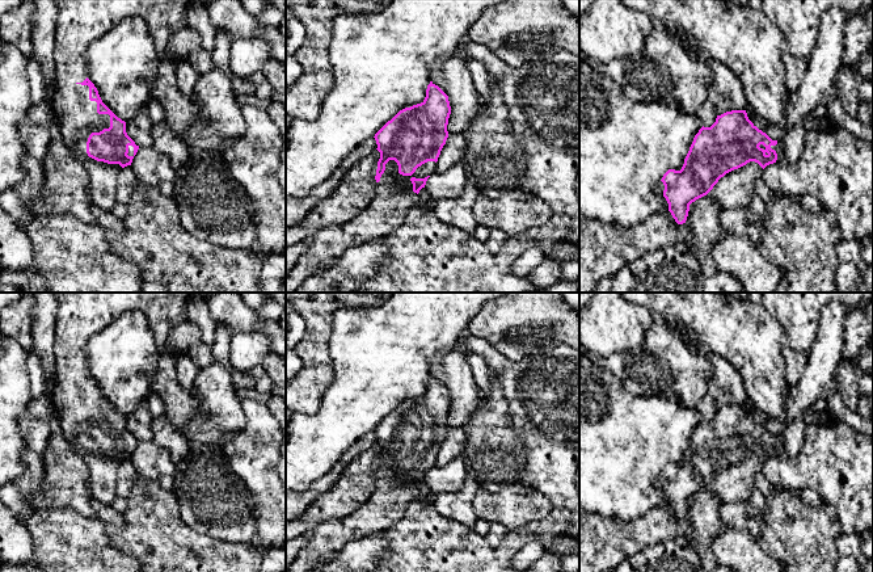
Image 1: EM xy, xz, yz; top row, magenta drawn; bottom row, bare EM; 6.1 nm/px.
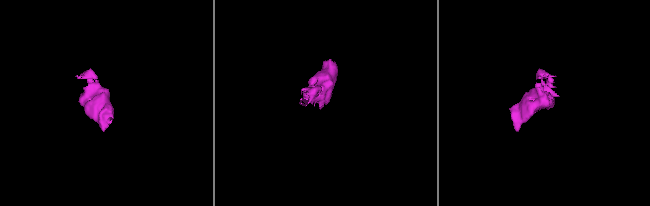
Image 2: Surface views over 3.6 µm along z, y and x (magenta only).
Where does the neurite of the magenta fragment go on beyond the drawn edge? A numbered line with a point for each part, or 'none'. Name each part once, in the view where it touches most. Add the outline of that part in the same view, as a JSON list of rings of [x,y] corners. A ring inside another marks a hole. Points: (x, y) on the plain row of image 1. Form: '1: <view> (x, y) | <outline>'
1: xy (80, 315) | [[[55,293],[59,308],[54,328],[56,383],[52,390],[52,400],[66,439],[89,468],[90,493],[94,500],[104,504],[111,504],[115,500],[118,468],[122,460],[97,455],[87,447],[89,429],[110,421],[110,409],[97,407],[97,396],[89,394],[89,380],[81,378],[88,371],[87,342],[123,314],[140,311],[148,320],[160,353],[169,350],[176,362],[180,350],[170,345],[170,333],[176,327],[187,323],[186,304],[191,295],[191,293]]]
2: yz (659, 482) | [[[659,475],[657,481],[655,481],[655,485],[662,491],[661,505],[669,505],[669,497],[667,497],[666,492],[663,491],[663,484],[665,484],[665,479],[662,475]]]

